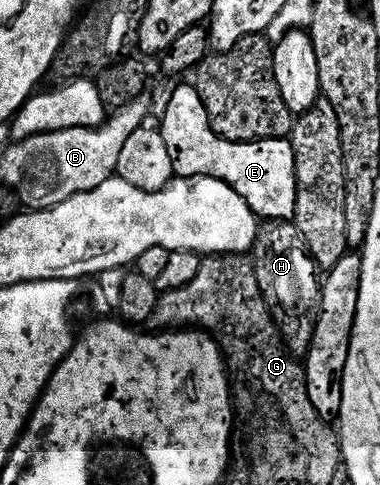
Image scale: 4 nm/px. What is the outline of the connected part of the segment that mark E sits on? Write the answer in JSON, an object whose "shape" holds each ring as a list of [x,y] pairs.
{"shape":[[[196,86],[177,87],[165,107],[163,134],[173,158],[173,170],[186,179],[218,179],[227,184],[265,221],[289,221],[297,214],[297,162],[289,139],[263,139],[255,143],[232,143],[214,131],[209,114],[199,97]]]}

